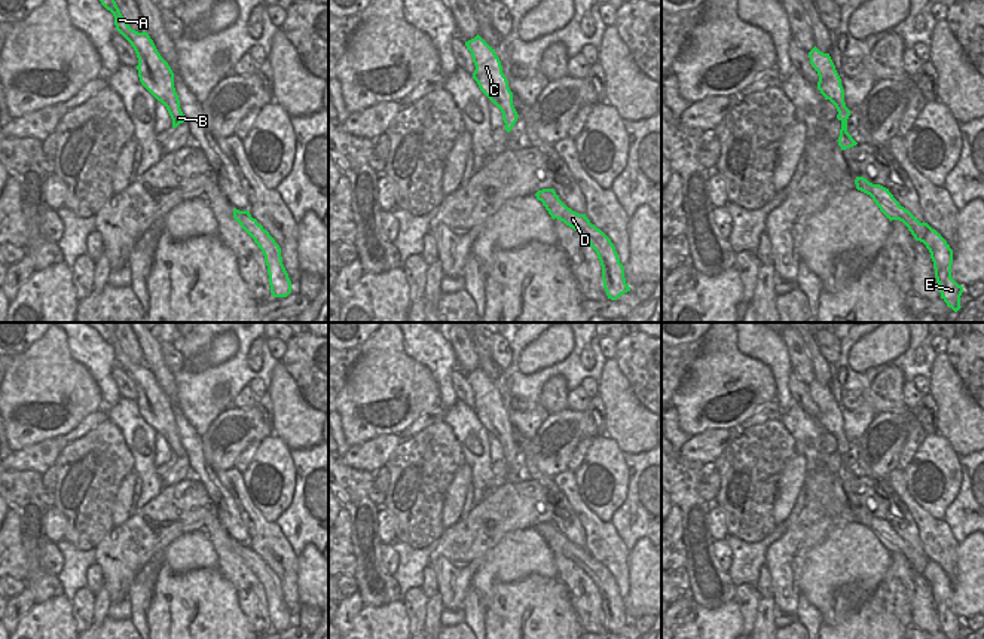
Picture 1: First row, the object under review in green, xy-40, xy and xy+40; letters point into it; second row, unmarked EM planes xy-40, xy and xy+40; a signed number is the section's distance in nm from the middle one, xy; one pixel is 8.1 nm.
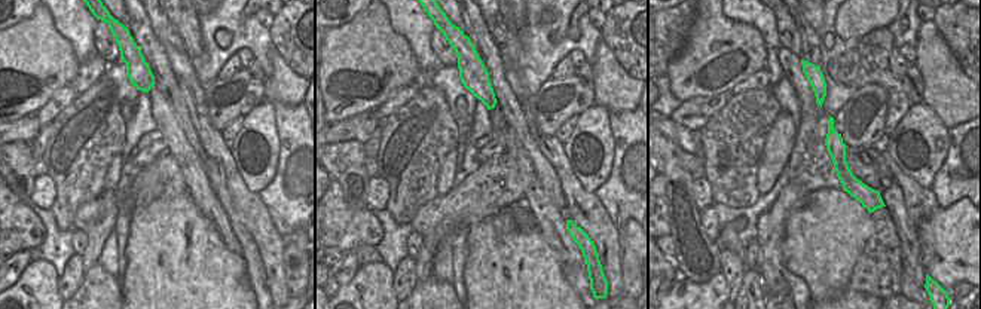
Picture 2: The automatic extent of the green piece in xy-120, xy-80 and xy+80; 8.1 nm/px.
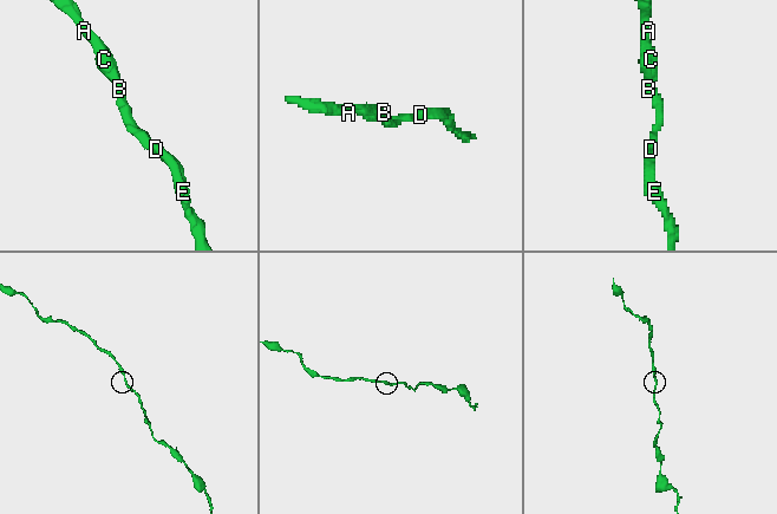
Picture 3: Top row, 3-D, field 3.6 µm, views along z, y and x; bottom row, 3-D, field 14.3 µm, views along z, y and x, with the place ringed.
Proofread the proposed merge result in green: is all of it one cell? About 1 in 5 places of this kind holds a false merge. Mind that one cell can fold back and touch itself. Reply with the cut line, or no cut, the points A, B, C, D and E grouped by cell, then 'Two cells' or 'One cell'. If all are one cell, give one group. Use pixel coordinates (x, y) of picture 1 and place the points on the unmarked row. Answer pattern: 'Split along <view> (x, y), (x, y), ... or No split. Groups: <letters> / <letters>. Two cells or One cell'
No split. Groups: A B C D E. One cell.

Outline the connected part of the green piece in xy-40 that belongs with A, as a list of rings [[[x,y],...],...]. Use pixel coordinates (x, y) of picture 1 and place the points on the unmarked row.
[[[114,322],[85,324],[94,327],[113,346],[116,363],[131,376],[137,386],[138,398],[135,401],[141,418],[166,440],[172,452],[172,461],[186,455],[174,421],[174,406],[158,385],[150,369],[146,364],[138,366],[128,358],[114,334]]]

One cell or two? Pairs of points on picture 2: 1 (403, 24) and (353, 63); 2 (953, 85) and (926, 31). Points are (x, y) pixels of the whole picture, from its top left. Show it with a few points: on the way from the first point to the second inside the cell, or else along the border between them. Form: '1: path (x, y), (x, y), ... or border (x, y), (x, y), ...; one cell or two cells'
1: border (387, 15), (391, 27), (405, 37), (415, 58); two cells
2: path (941, 72), (934, 60), (931, 45); one cell

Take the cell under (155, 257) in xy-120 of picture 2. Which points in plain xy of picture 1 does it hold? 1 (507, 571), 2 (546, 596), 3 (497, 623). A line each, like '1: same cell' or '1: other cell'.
1: other cell
2: same cell
3: same cell

